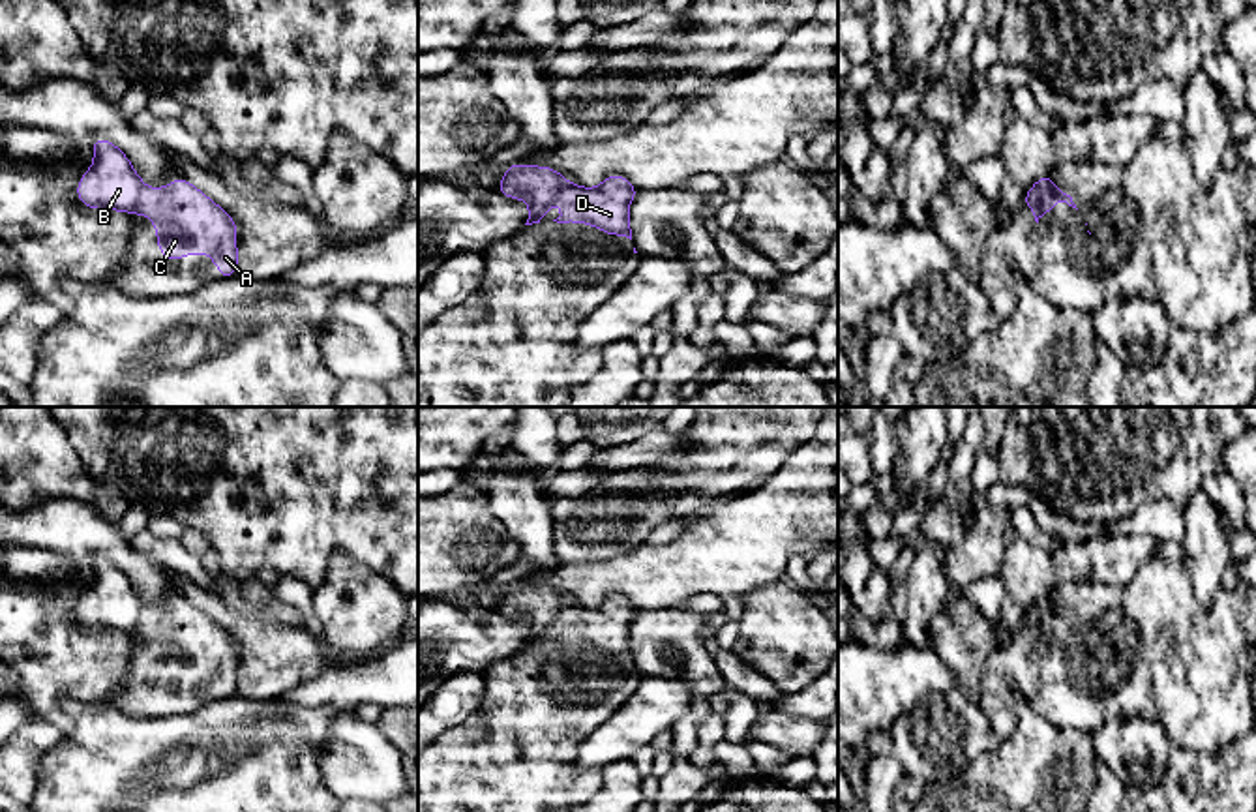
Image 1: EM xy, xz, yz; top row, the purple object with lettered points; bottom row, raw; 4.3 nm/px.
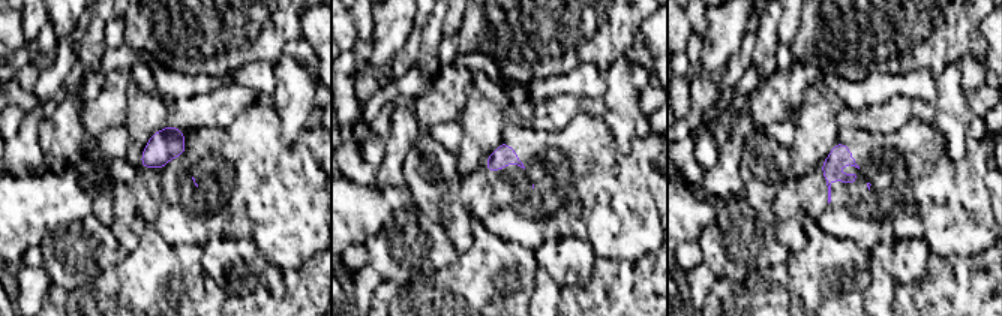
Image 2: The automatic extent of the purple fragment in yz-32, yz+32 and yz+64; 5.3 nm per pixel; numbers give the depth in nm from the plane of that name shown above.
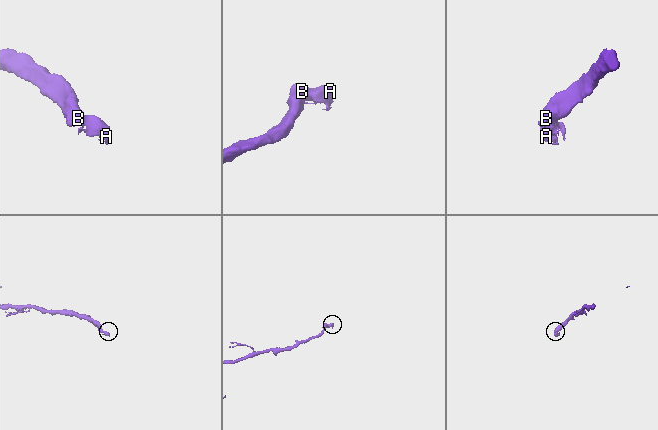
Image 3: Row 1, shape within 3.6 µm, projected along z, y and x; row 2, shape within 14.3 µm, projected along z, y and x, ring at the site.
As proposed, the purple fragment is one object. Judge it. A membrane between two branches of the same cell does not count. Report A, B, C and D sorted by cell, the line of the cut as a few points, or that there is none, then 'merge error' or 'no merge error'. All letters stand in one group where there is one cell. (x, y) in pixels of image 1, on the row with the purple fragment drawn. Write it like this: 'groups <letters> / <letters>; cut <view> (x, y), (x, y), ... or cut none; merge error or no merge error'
groups A C D / B; cut xy (145, 186), (134, 210); merge error

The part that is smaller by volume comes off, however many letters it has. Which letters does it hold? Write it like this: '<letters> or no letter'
A, C, D

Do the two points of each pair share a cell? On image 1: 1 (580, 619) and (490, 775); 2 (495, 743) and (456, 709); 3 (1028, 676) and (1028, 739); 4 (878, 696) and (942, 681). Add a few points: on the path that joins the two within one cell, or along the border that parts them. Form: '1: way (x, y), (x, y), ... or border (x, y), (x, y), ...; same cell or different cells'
1: way (561, 659), (557, 685), (538, 707), (525, 736); same cell
2: border (482, 676), (484, 700), (437, 737); different cells
3: border (1018, 715), (1016, 728), (1000, 741); different cells
4: way (893, 681), (927, 681); same cell

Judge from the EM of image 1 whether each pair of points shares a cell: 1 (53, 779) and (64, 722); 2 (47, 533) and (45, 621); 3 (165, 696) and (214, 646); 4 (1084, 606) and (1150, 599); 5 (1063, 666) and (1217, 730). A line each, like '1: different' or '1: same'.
1: different
2: different
3: same
4: same
5: same

